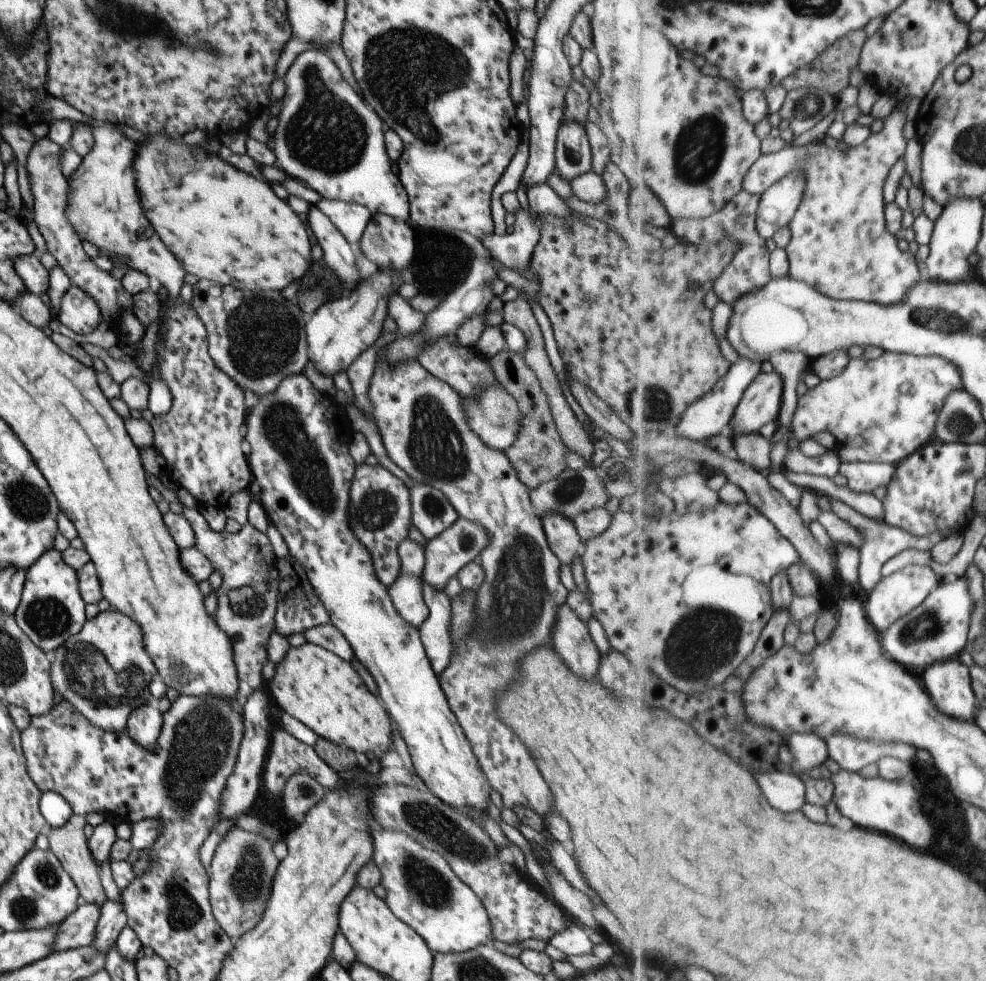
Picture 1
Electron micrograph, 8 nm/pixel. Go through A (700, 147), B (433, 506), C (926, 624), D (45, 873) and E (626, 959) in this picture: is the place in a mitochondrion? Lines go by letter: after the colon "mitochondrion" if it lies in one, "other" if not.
A: mitochondrion
B: mitochondrion
C: mitochondrion
D: mitochondrion
E: other

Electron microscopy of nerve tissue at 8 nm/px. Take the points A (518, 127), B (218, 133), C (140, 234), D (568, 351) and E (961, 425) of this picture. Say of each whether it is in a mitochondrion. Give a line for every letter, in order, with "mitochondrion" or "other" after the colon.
A: other
B: other
C: other
D: other
E: mitochondrion

